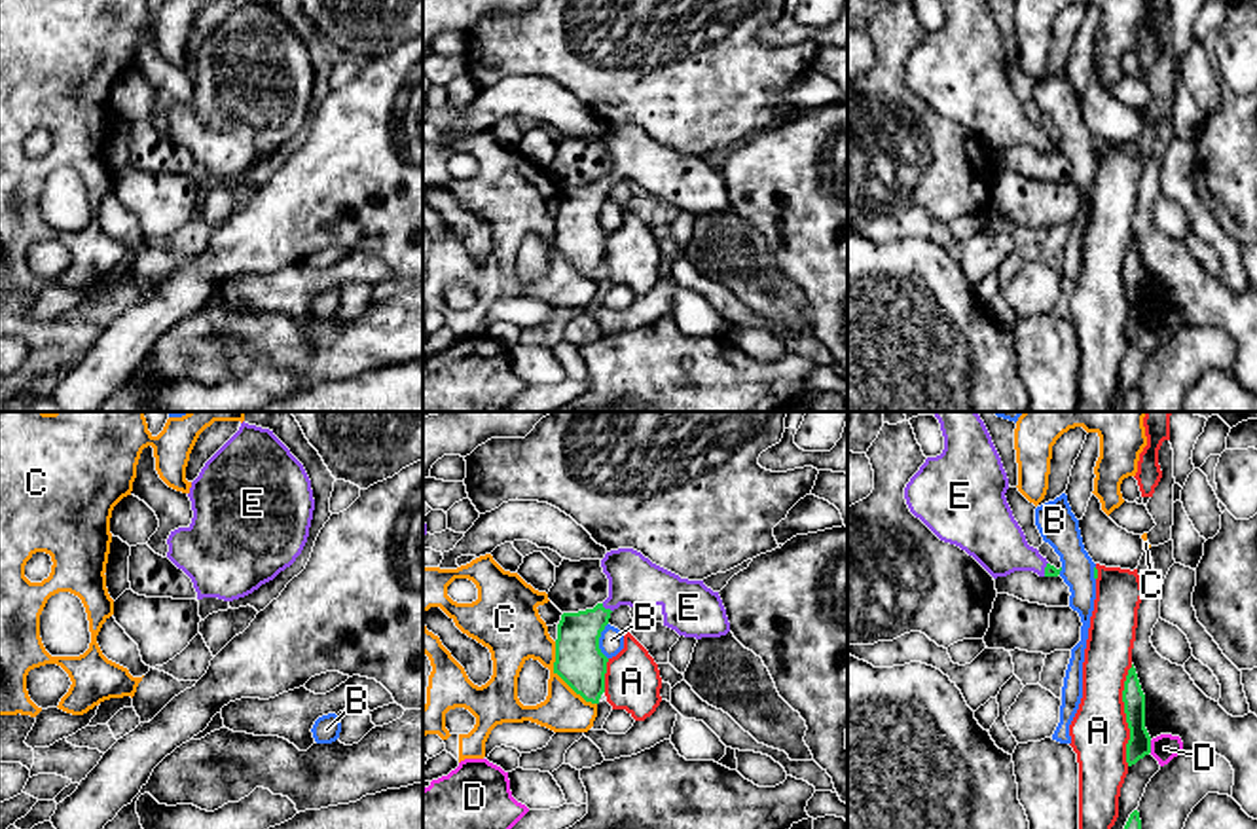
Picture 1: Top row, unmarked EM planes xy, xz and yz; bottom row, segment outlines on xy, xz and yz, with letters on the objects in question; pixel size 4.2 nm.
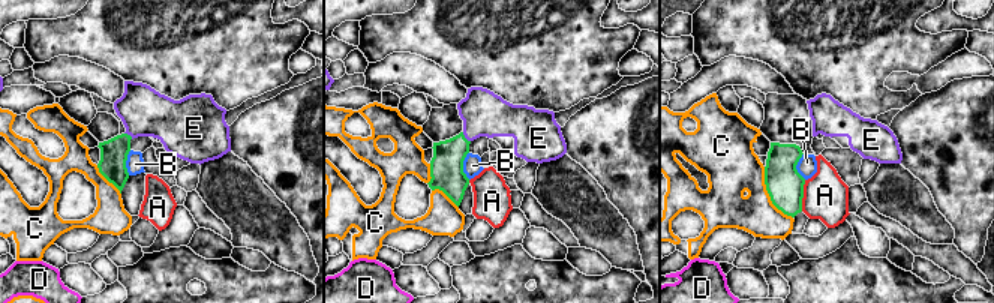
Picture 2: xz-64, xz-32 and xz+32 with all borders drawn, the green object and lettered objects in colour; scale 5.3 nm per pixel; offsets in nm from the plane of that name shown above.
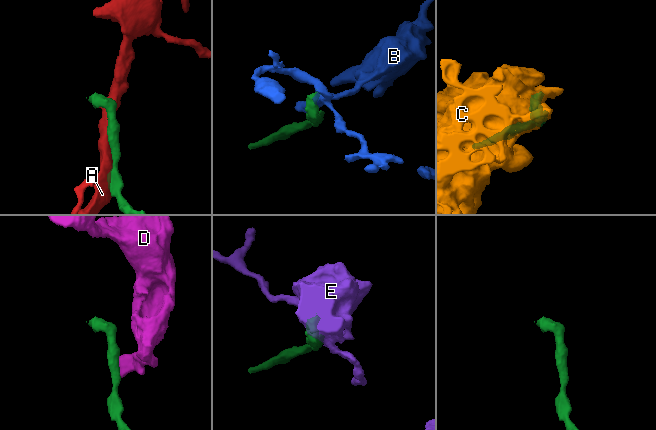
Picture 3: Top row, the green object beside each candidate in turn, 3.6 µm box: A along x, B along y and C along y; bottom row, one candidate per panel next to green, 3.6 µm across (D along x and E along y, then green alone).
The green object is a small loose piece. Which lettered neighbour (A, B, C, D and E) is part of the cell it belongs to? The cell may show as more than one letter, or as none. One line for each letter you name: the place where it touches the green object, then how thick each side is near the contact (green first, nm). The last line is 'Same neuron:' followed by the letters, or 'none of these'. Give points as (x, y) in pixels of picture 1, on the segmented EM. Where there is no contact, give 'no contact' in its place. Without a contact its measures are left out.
E: meets green in xz at (607, 609); 200 nm thick on the green side, 220 nm on the other
Same neuron: E

